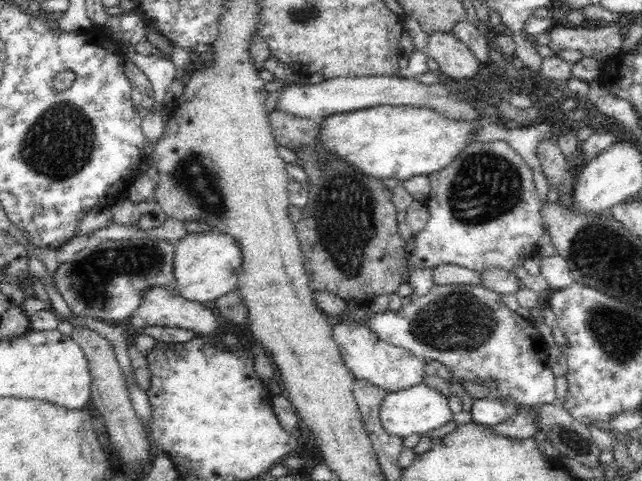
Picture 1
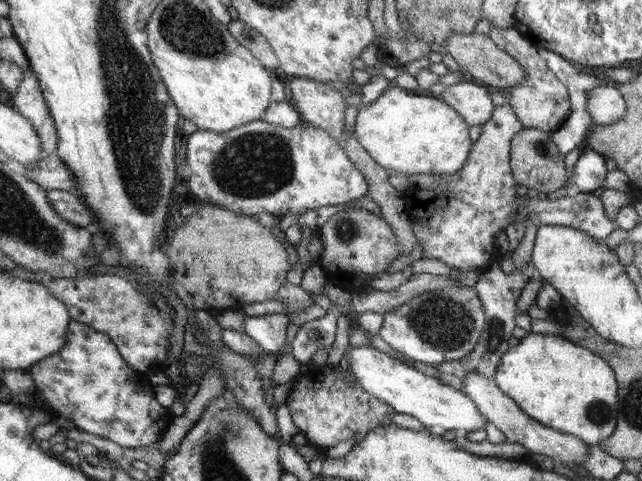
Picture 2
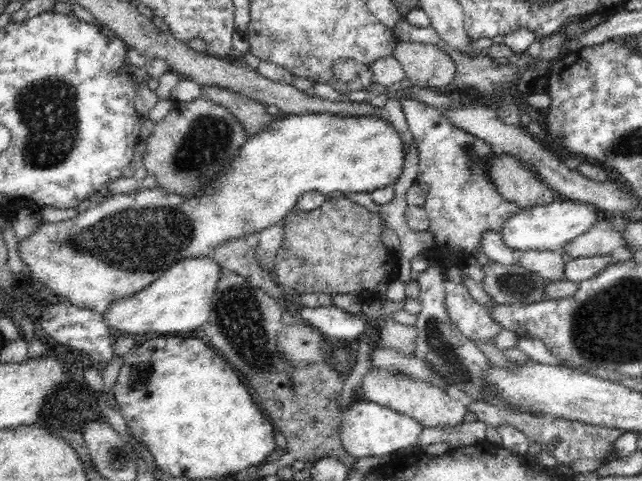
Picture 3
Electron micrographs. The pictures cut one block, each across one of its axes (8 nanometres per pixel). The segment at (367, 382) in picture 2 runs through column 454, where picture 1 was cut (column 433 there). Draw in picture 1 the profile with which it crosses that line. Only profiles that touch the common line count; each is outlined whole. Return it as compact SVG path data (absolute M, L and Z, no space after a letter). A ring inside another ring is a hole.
M424 383L410 386L398 390L398 392L389 392L379 412L381 423L384 430L394 436L407 437L411 434L424 434L430 430L436 430L452 420L453 413L448 407L448 397L444 396L438 389L434 389Z

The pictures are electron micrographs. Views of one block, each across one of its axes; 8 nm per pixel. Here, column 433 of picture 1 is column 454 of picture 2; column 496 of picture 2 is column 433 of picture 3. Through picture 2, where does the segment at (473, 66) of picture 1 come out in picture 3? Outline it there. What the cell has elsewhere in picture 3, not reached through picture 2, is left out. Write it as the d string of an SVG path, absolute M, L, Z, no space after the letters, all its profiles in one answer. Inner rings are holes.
M398 41L392 55L403 65L405 76L412 82L412 86L439 91L455 79L454 60L451 59L451 55L446 49L439 48L439 45L435 43L428 41Z

